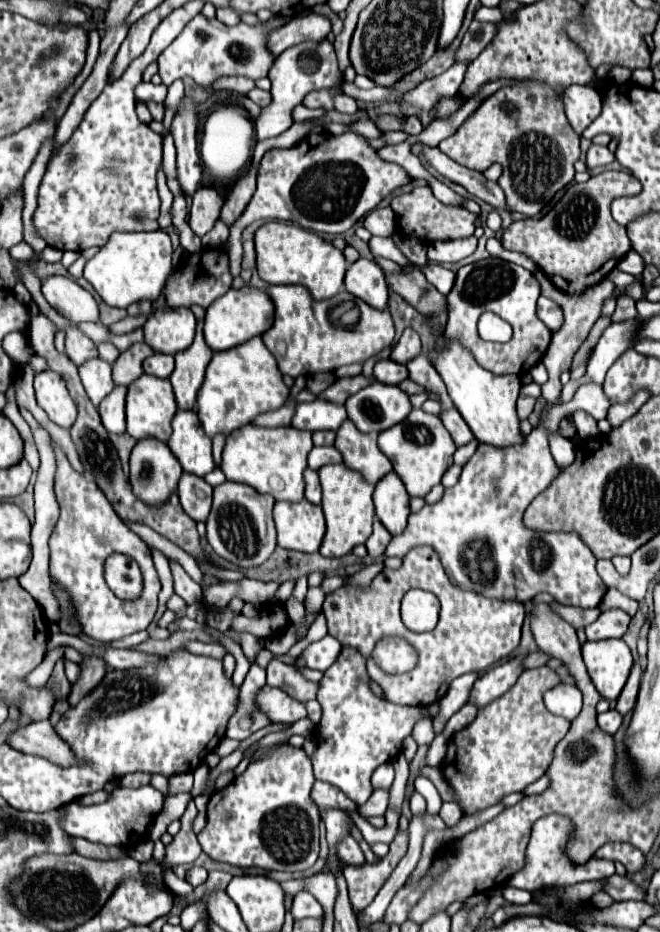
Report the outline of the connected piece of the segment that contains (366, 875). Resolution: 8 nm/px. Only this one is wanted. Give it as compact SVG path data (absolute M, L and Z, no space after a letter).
M398 833L396 839L390 845L390 853L376 865L362 865L362 867L344 867L344 877L348 883L350 903L354 911L362 911L372 903L384 881L388 879L388 873L396 867L396 863L406 855L408 847L408 833Z

